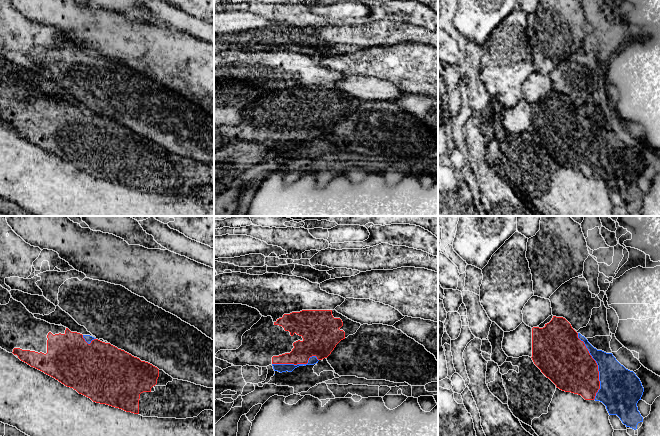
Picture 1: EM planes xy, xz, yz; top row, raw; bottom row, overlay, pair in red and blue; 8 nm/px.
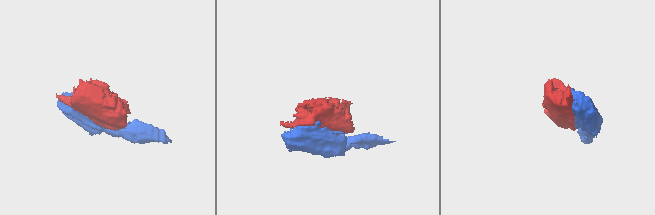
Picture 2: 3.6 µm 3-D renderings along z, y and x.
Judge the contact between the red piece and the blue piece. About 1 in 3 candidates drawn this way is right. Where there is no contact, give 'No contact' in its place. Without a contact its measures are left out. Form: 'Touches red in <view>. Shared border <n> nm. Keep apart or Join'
Touches red in yz. Shared border 550 nm. Keep apart

